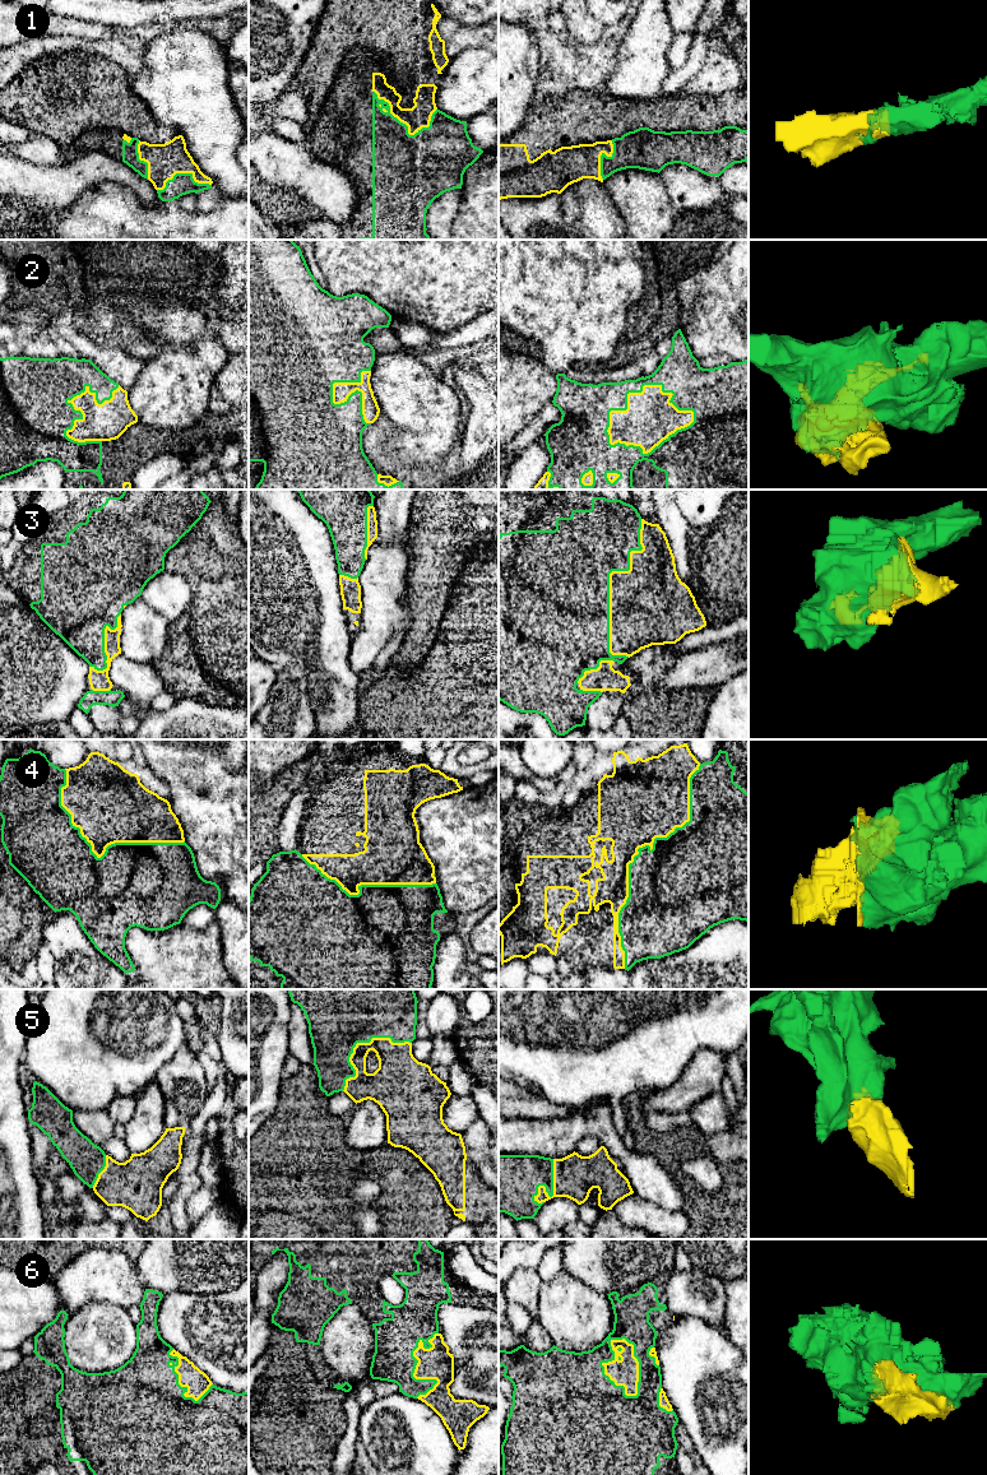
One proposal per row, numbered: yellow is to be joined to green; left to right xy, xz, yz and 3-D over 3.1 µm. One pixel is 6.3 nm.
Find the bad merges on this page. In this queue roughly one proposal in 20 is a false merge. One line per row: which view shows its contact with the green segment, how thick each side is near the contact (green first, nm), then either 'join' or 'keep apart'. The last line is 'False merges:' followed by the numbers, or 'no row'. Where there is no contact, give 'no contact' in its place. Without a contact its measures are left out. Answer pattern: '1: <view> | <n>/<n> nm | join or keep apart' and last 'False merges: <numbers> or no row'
1: xz | 360/150 nm | join
2: yz | 400/320 nm | join
3: yz | 500/400 nm | join
4: yz | 460/420 nm | join
5: xz | 500/200 nm | join
6: yz | 220/170 nm | join
False merges: no row

